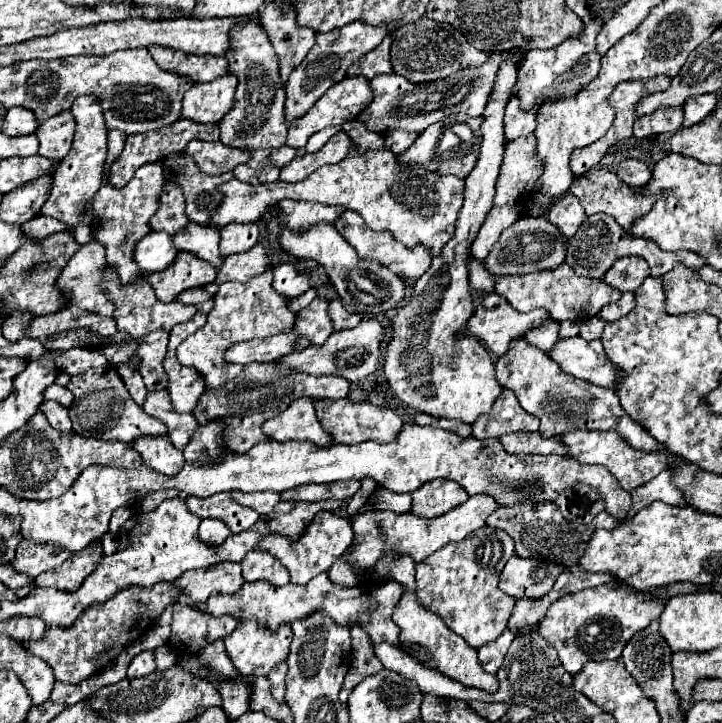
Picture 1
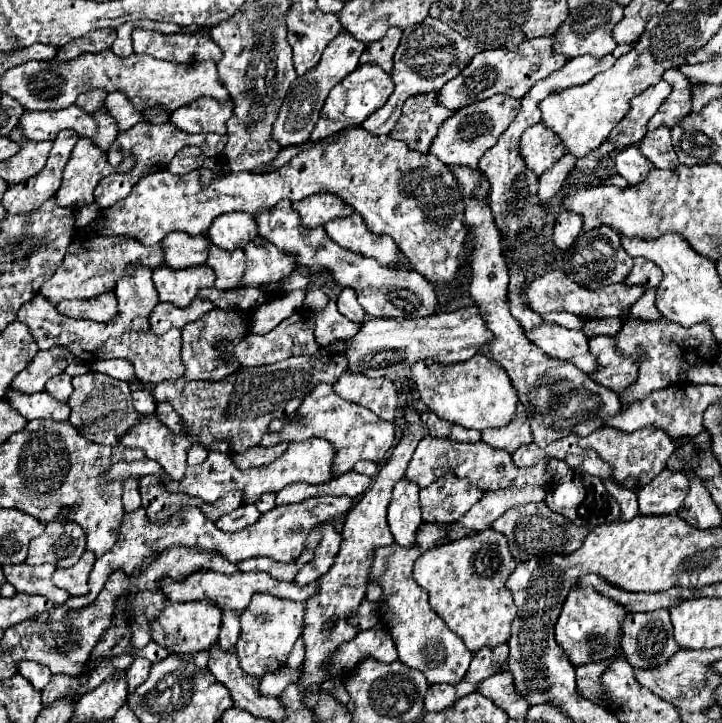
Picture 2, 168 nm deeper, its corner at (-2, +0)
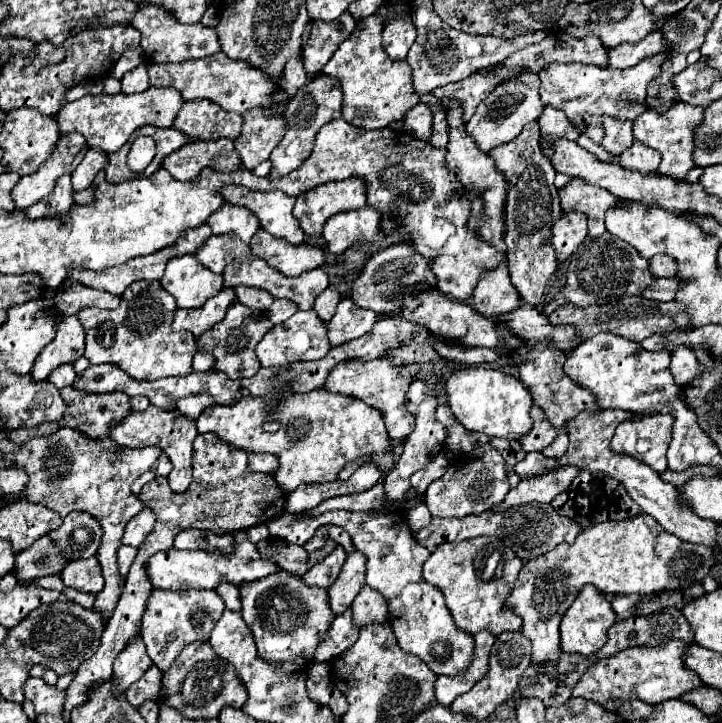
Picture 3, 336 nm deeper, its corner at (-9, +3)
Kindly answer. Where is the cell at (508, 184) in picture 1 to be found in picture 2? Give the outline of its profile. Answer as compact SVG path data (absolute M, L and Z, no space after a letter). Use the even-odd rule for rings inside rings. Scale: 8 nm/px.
M543 122L531 126L525 130L521 138L521 154L527 162L527 166L541 176L545 170L549 170L561 156L567 154L563 150L563 142L559 142L559 136L551 134Z

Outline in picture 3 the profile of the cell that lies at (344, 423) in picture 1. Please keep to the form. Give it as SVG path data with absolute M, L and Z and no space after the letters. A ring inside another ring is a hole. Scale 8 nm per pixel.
M318 389L312 391L310 395L290 395L286 403L280 403L274 407L274 411L266 411L266 403L262 399L242 399L236 405L212 405L200 413L196 419L198 433L216 433L224 443L234 445L244 451L254 451L254 453L274 453L280 459L280 467L276 471L276 481L284 493L294 491L300 483L324 483L324 481L336 481L340 469L356 461L358 457L364 455L374 455L374 453L388 453L392 451L392 439L386 431L384 417L380 411L374 407L362 403L360 399L348 397L348 395L338 395L328 389ZM274 419L280 421L280 429L276 433L266 433L262 429L262 423Z

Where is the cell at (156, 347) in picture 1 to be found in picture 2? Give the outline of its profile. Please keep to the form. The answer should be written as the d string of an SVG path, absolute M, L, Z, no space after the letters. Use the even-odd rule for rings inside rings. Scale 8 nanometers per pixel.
M129 266L125 270L125 276L119 278L119 282L115 286L115 294L117 294L117 314L115 314L115 318L111 318L111 322L67 318L67 316L59 314L57 308L51 302L41 298L41 294L37 294L33 300L29 300L21 306L21 310L17 312L17 320L25 322L29 326L29 330L31 330L31 334L33 334L33 338L35 338L35 342L41 350L47 350L51 346L61 344L61 346L69 348L75 354L77 360L87 362L87 364L97 362L97 360L105 360L105 358L123 358L123 360L129 360L133 364L135 376L141 382L147 382L147 384L159 384L159 382L165 382L165 380L181 378L185 374L185 366L183 366L183 360L181 360L181 338L157 338L155 334L151 334L147 330L147 318L159 302L159 294L157 294L157 290L153 286L153 280L151 280L151 270L145 268L145 266Z

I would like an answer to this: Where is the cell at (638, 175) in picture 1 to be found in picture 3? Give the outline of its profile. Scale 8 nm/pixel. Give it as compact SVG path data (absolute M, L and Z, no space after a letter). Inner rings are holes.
M634 141L630 149L626 149L622 155L620 155L620 165L624 169L630 169L630 171L638 171L642 175L650 175L650 173L656 173L658 171L658 165L660 165L660 155L658 151Z

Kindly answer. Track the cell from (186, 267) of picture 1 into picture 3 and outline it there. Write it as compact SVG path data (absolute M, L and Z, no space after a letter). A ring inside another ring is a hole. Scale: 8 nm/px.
M184 255L168 261L160 283L176 299L178 307L196 309L222 289L222 275L206 271L206 267L194 263L192 255Z

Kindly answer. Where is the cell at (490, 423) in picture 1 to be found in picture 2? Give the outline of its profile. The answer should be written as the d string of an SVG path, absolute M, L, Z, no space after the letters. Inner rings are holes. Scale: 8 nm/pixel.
M517 404L517 416L511 424L501 426L501 428L483 430L483 442L487 442L493 448L507 450L509 454L513 454L523 444L531 444L533 436L531 436L531 430L529 430L525 406Z

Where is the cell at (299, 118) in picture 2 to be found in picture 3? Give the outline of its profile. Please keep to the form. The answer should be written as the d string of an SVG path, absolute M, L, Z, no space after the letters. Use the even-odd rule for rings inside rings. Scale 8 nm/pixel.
M316 75L310 83L306 83L298 93L290 99L284 111L284 121L286 121L286 135L278 143L278 147L272 151L270 161L272 161L272 171L270 177L278 179L296 167L302 165L306 157L310 157L310 151L314 147L314 135L318 129L340 117L340 107L342 107L342 91L340 91L340 79L330 77L330 75Z

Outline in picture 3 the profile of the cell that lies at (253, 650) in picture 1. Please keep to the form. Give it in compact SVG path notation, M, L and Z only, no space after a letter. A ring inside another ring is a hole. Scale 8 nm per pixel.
M280 571L278 575L250 583L250 587L240 587L240 595L242 617L254 635L262 661L290 661L296 665L308 665L312 661L312 651L318 645L318 639L322 639L322 631L334 621L326 589L310 589L302 579Z

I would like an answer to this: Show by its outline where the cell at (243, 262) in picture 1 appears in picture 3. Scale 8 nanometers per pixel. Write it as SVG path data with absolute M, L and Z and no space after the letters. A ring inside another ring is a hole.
M258 229L250 241L250 249L258 251L258 257L262 261L288 277L298 277L304 271L324 265L324 251L320 247L314 247L310 243L296 247L262 229Z

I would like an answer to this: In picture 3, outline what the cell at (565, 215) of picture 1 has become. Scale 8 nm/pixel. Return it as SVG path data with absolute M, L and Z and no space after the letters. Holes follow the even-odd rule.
M580 211L564 213L552 229L552 245L558 261L568 259L586 237L586 215Z

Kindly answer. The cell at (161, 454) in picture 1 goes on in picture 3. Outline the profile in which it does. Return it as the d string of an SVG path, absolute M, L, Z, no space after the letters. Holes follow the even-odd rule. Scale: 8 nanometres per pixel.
M150 405L146 411L142 411L142 413L132 411L124 421L120 421L118 425L112 425L110 437L122 447L146 447L146 445L160 447L172 461L172 471L168 475L170 489L176 493L182 493L192 483L192 443L194 443L196 435L198 435L198 431L196 431L192 419L188 419L184 415L170 415L166 411L158 411L158 407Z

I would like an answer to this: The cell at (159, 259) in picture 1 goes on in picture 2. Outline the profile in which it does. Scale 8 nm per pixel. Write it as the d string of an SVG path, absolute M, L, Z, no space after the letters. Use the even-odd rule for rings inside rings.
M183 232L169 234L163 242L165 266L171 268L191 268L203 266L207 262L211 242L205 236L191 236Z

